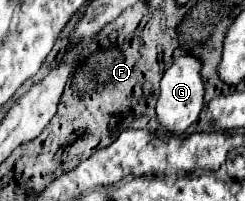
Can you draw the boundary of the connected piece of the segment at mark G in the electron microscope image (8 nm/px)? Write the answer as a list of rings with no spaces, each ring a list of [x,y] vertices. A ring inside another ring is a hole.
[[[195,56],[177,58],[161,78],[161,94],[157,100],[159,122],[173,132],[185,132],[199,116],[203,104],[203,82],[201,82],[201,60]]]

